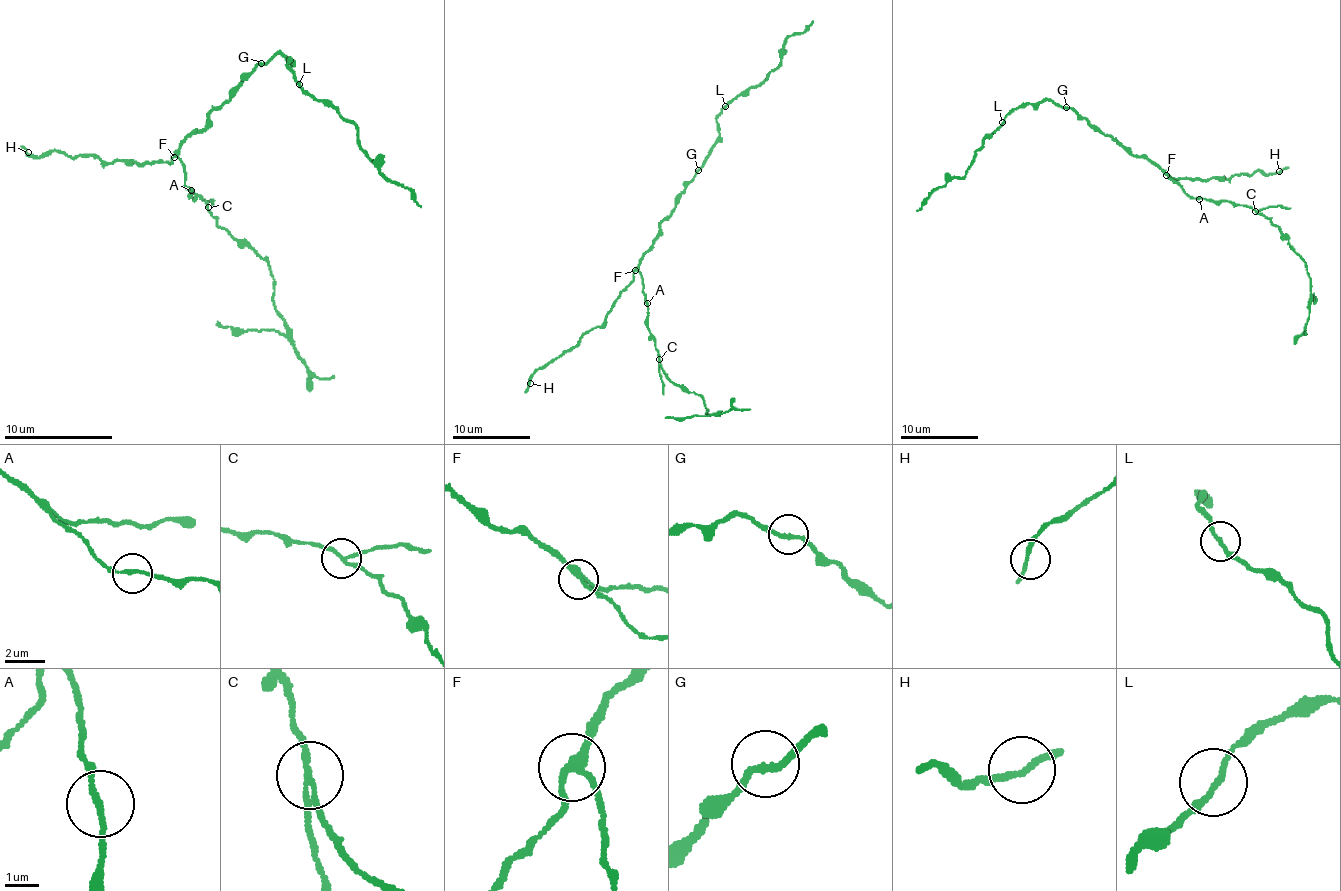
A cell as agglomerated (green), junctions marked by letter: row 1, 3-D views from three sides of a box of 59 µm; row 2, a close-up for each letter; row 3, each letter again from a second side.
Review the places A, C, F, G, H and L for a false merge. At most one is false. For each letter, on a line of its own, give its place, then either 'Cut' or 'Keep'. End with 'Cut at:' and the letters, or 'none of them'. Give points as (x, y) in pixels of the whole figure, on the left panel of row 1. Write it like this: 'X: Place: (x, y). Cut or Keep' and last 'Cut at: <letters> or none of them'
A: Place: (191, 190). Keep
C: Place: (208, 207). Cut
F: Place: (174, 157). Keep
G: Place: (261, 63). Keep
H: Place: (28, 152). Keep
L: Place: (299, 84). Keep
Cut at: C

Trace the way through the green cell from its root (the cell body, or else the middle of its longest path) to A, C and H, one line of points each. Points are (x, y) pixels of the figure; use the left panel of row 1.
A: (204, 125), (193, 130), (180, 147), (185, 185), (191, 190)
C: (204, 125), (183, 141), (180, 160), (188, 190), (202, 198), (207, 206)
H: (204, 125), (183, 141), (172, 155), (172, 163), (104, 163), (90, 155), (69, 157), (61, 152), (28, 152)

